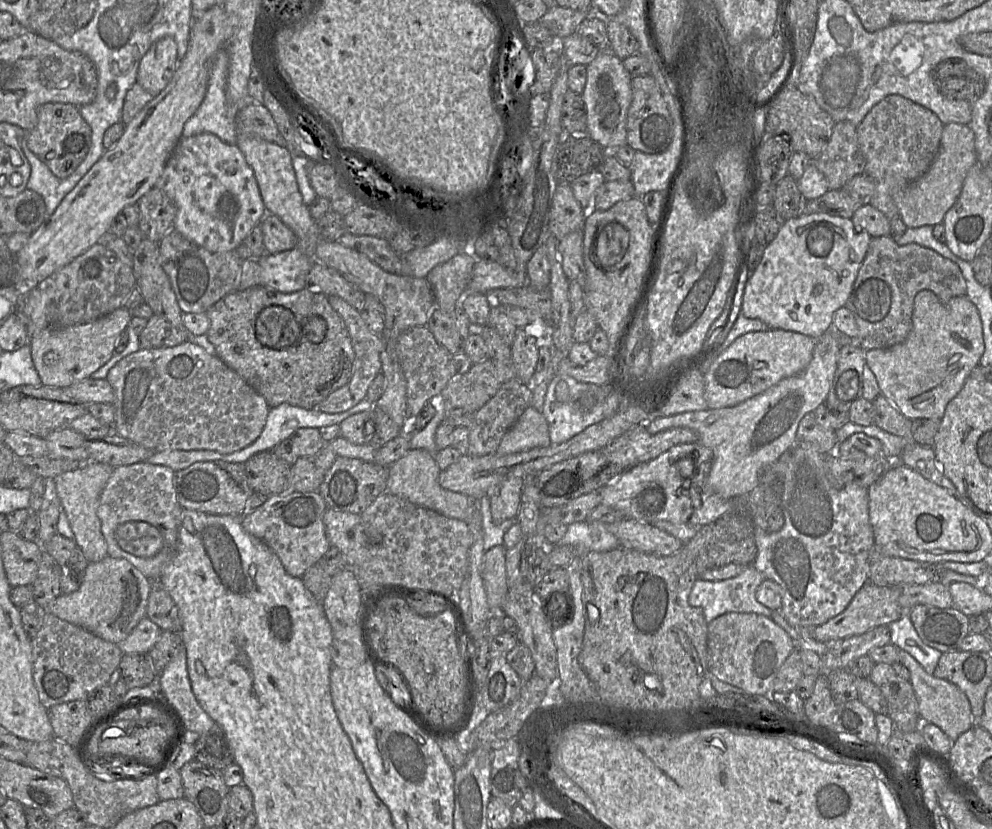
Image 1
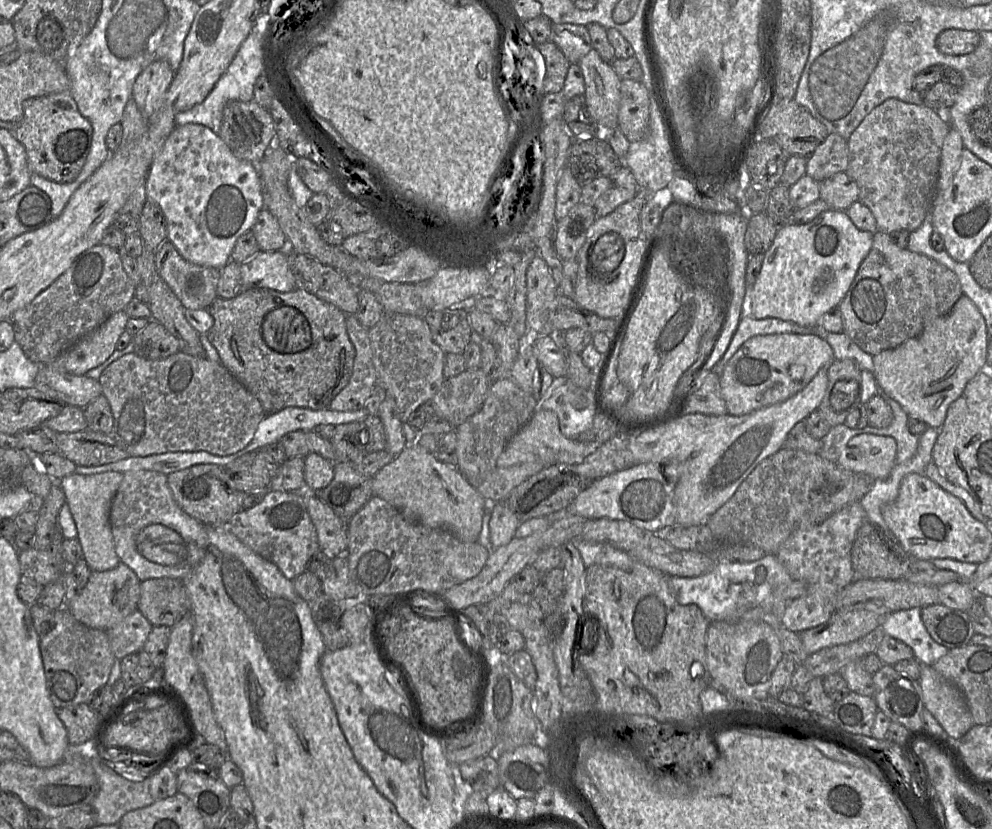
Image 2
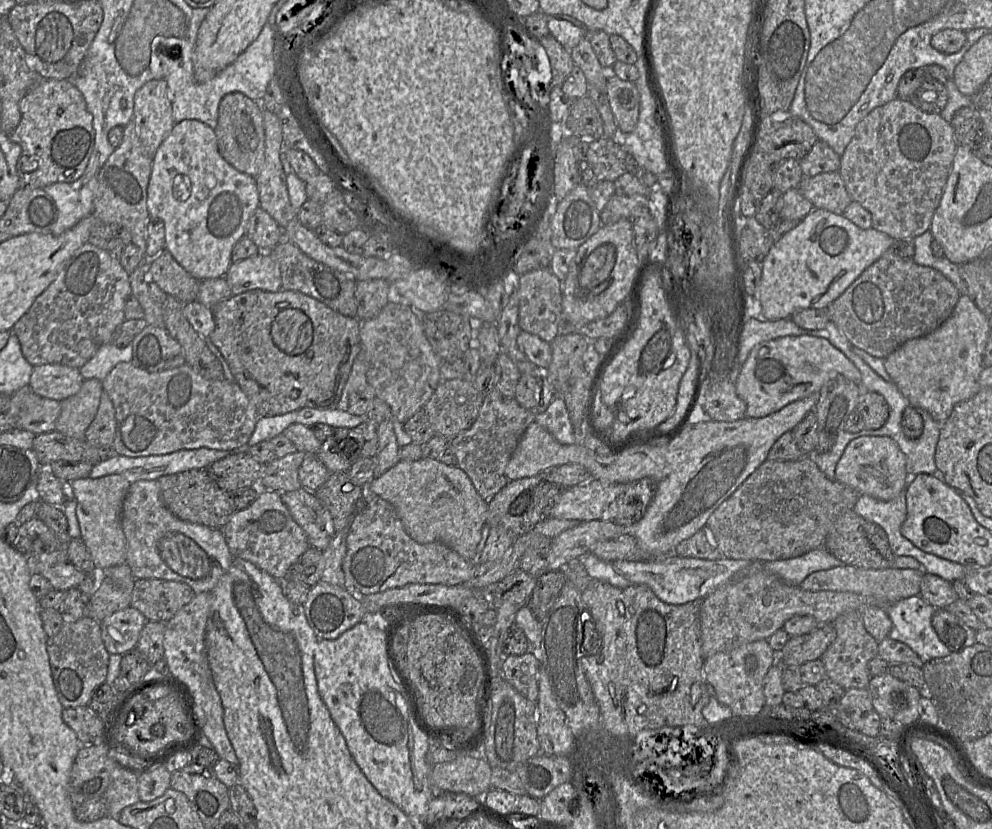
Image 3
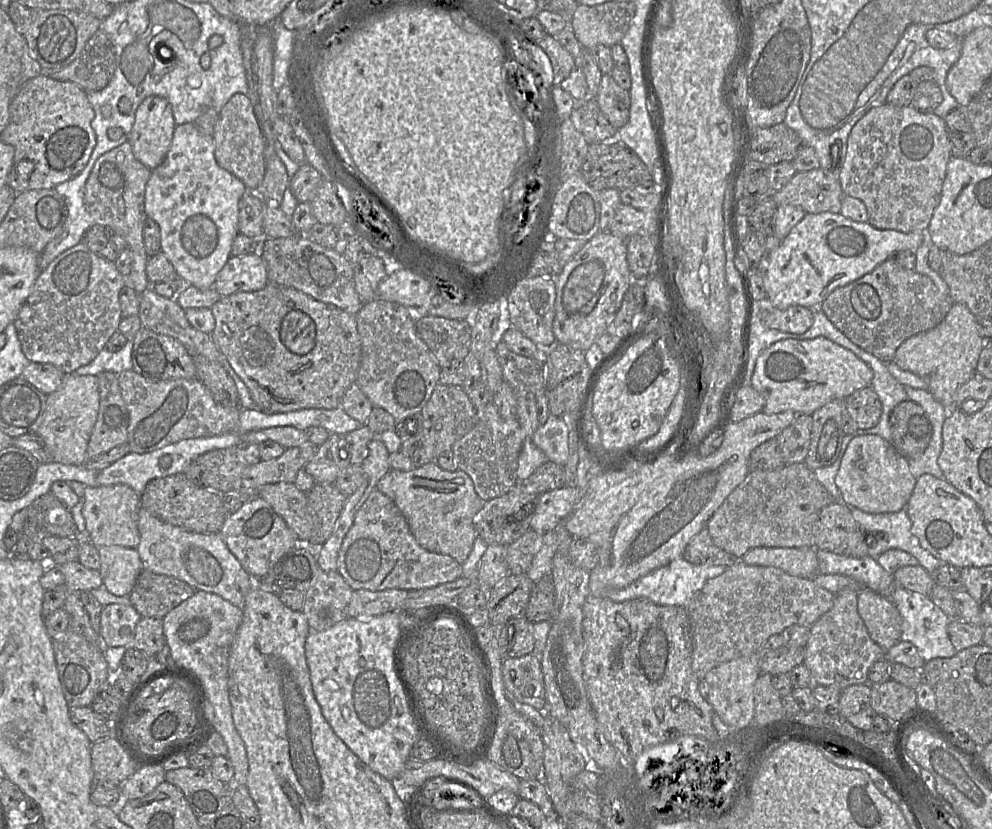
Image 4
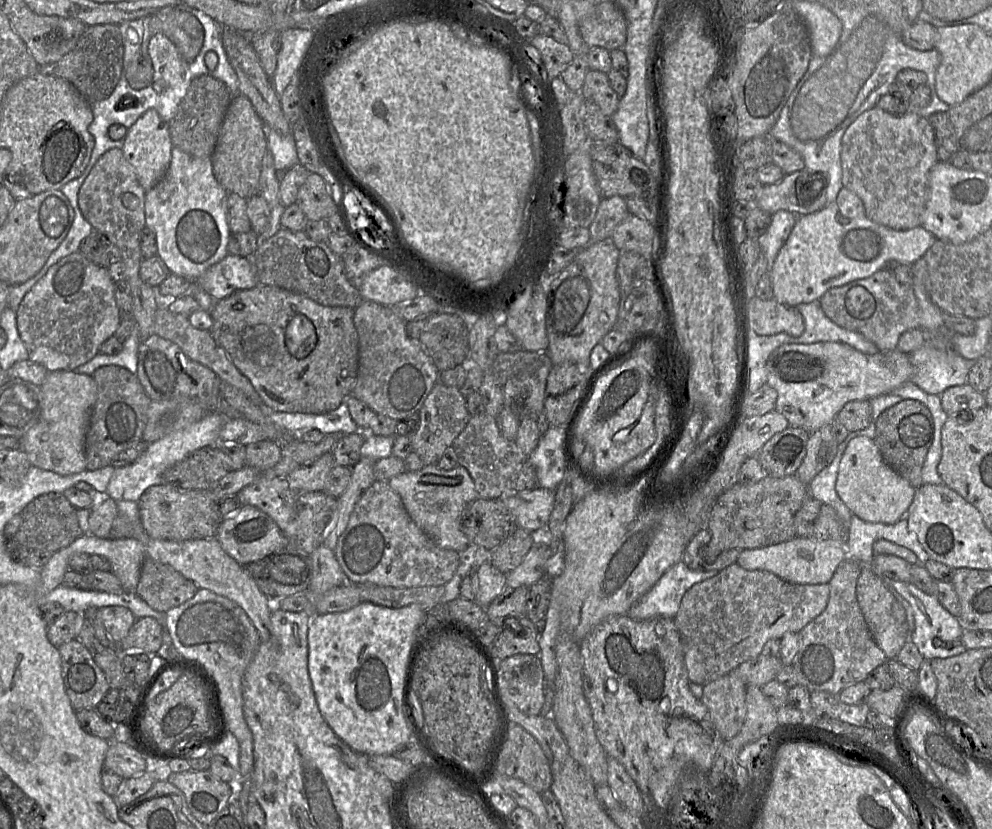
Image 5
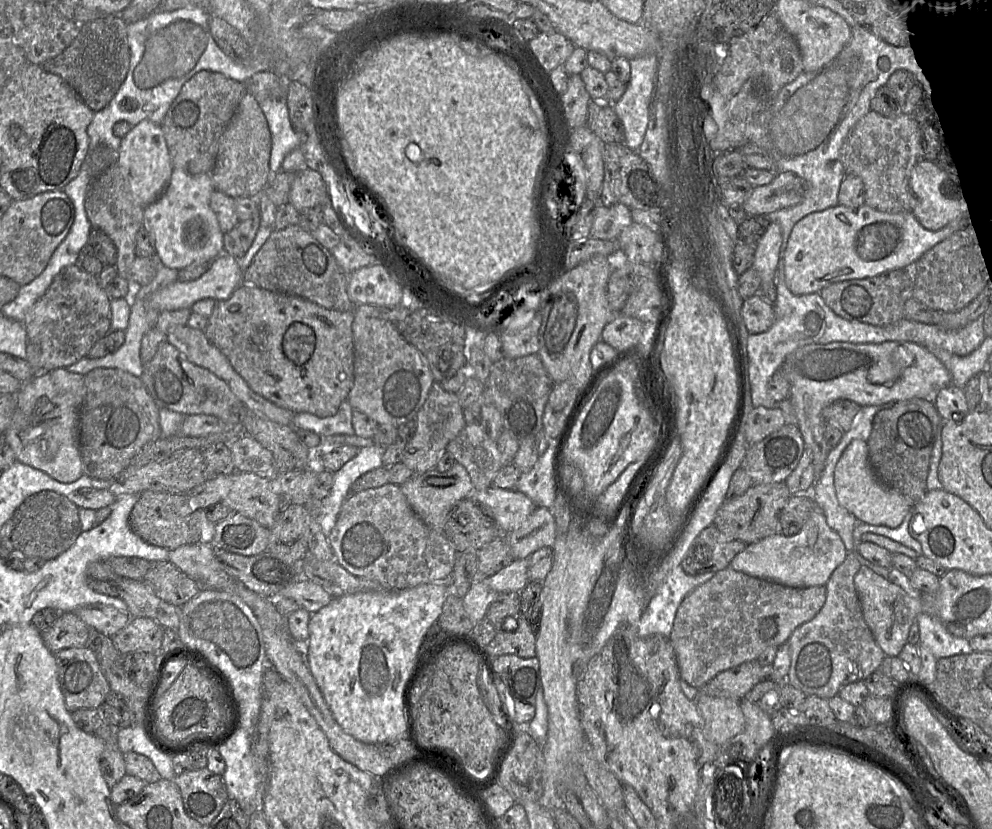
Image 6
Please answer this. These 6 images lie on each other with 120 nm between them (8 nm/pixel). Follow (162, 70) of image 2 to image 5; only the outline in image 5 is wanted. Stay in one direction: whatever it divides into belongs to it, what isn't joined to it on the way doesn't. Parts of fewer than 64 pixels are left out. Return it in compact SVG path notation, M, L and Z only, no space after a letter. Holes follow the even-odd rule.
M148 109L127 129L123 142L122 152L125 159L133 167L142 188L149 191L161 180L170 163L173 145L168 122L163 121L156 110Z

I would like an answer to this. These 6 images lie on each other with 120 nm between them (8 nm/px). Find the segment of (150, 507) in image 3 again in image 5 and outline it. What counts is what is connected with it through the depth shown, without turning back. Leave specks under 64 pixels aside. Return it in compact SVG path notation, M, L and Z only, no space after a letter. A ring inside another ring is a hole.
M216 537L173 541L149 539L145 546L146 558L168 564L200 589L206 589L239 605L255 627L261 642L271 636L272 602L259 590L245 567L229 556Z

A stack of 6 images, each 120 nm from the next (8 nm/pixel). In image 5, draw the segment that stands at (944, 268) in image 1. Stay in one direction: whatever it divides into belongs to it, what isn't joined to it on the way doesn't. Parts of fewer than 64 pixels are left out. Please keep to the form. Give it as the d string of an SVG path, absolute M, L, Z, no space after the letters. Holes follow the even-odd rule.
M887 267L867 278L833 287L819 300L832 322L863 335L881 352L897 349L904 332L920 327L920 309L912 285L900 283Z

